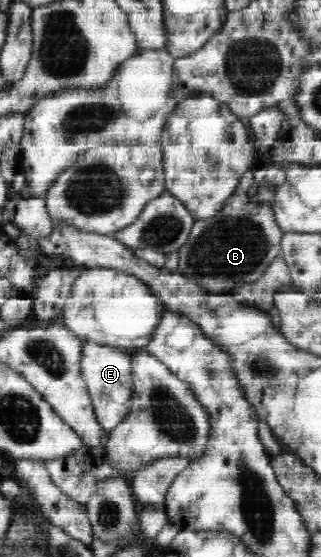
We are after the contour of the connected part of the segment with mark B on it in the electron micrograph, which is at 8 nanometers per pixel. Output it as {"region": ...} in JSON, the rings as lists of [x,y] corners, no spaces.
{"region":[[[247,171],[218,215],[195,220],[186,243],[178,248],[178,267],[174,271],[188,279],[195,279],[196,283],[209,293],[226,293],[232,287],[240,287],[244,283],[249,284],[260,279],[270,263],[281,255],[281,241],[285,234],[275,220],[271,204],[269,192],[256,186],[252,172]]]}

